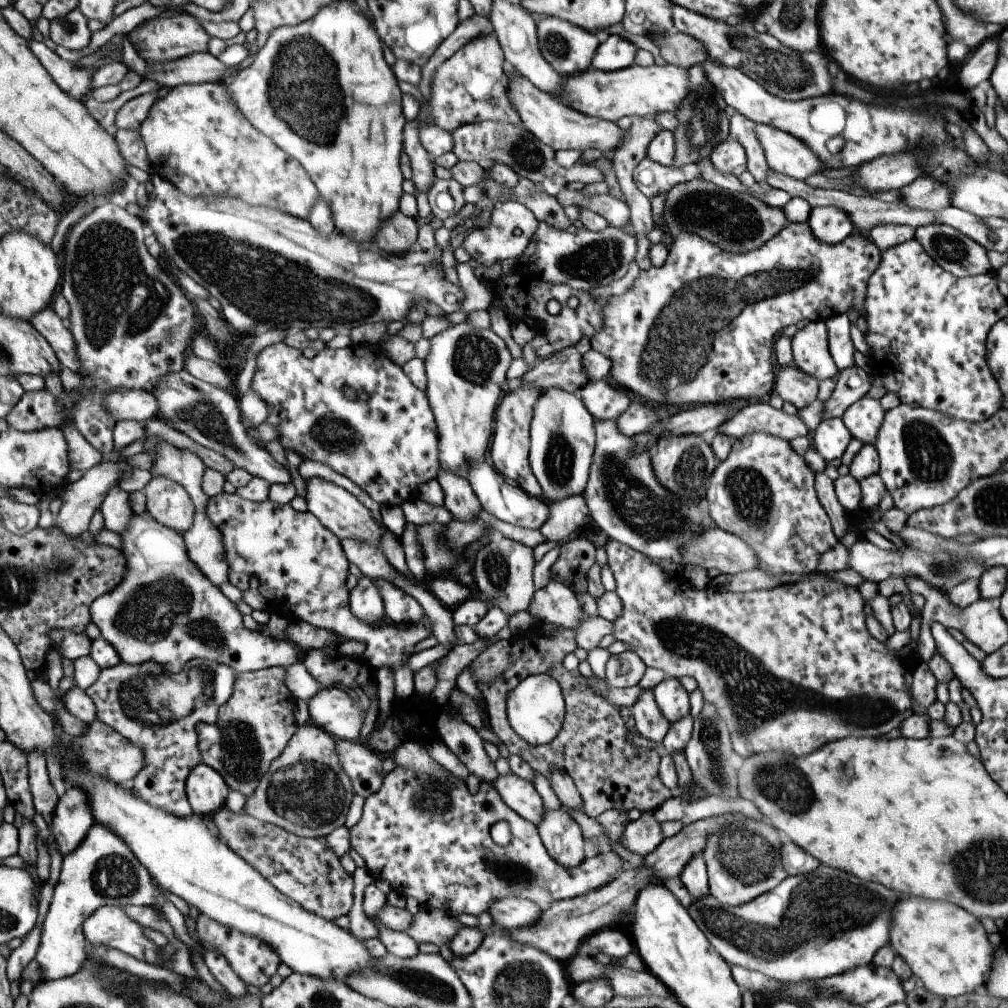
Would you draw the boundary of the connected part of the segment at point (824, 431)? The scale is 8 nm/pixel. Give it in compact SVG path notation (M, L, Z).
M837 417L821 420L812 435L814 450L824 462L839 459L852 438L843 421Z

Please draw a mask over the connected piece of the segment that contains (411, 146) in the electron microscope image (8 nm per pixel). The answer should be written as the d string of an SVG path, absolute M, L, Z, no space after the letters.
M418 120L407 121L404 128L404 152L409 155L413 167L413 178L411 179L417 190L425 193L438 180L436 176L436 163L424 148L420 139L420 126Z

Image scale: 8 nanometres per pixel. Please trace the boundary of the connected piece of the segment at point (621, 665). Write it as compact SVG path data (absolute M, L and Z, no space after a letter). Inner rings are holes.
M633 652L610 655L604 670L604 682L609 687L624 689L637 685L646 664Z

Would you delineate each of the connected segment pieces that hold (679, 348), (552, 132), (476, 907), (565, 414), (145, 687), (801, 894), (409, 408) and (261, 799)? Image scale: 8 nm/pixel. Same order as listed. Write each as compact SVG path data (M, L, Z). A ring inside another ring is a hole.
M787 223L773 238L763 243L755 250L740 254L730 255L721 251L718 246L707 242L701 237L682 233L677 235L668 250L665 262L660 267L649 267L646 271L639 271L635 282L625 294L613 295L607 298L602 312L602 329L597 331L589 341L590 348L606 356L610 362L608 379L617 387L633 394L653 400L665 406L679 406L679 404L708 405L725 402L725 400L753 400L761 398L772 391L776 365L773 360L773 344L785 326L795 324L798 320L809 322L823 321L835 315L847 312L848 308L855 306L862 316L862 302L864 301L866 284L869 276L877 268L880 261L880 250L867 238L857 234L849 235L845 241L836 245L823 245L811 233L807 223Z
M505 68L505 76L509 100L522 122L522 127L554 151L595 149L603 155L610 156L621 144L625 131L618 128L615 123L586 116L562 105L553 97L535 88L528 79L524 79L512 68Z
M395 767L387 776L384 778L384 783L382 784L381 790L366 798L366 803L364 806L364 813L359 824L356 824L351 831L351 840L352 840L352 848L356 850L356 852L363 858L364 864L374 878L374 880L387 880L391 886L391 890L397 892L397 894L403 896L403 898L407 898L407 896L413 896L419 902L420 906L425 906L429 909L439 909L447 911L449 915L453 916L461 916L463 912L465 914L472 914L473 916L477 916L481 912L485 912L489 905L492 904L493 901L497 899L508 897L511 895L512 897L517 897L520 899L527 899L533 902L535 906L538 906L540 910L548 909L549 906L552 905L552 902L561 899L578 897L588 892L597 890L599 887L606 885L613 877L617 876L621 871L625 870L626 865L624 864L621 857L619 857L615 852L608 851L606 853L593 853L588 854L582 861L579 866L576 866L572 869L566 869L562 866L559 866L556 862L553 862L553 859L547 854L545 847L542 845L540 841L539 835L536 832L536 826L533 826L530 822L527 822L524 818L521 818L520 815L516 813L512 808L507 806L504 800L500 797L500 794L497 794L497 791L493 788L493 786L479 783L479 790L477 794L469 794L466 789L465 781L462 779L457 779L454 774L451 774L453 778L453 784L455 788L449 788L437 780L435 780L427 773L418 773L411 769L406 769L403 767ZM433 783L436 787L441 787L445 789L452 796L452 806L446 813L432 813L427 811L424 807L420 806L420 798L424 797L425 793L428 793L428 784ZM498 820L505 820L507 824L509 824L511 838L507 845L499 846L493 842L491 837L489 837L489 827L494 822Z
M551 387L535 399L528 428L528 463L545 501L584 492L594 451L593 423L593 417L575 393Z
M202 658L189 661L179 675L169 673L164 665L153 661L140 665L128 665L121 661L117 666L101 671L98 681L86 691L94 700L98 719L144 750L147 765L130 783L137 797L181 818L192 817L196 813L191 806L186 784L193 769L204 762L199 748L198 725L200 722L218 721L221 707L234 695L238 674L230 666Z
M820 864L815 870L806 872L805 874L787 875L775 888L760 894L757 898L745 904L736 907L727 907L721 904L715 897L709 895L698 901L691 900L687 912L697 925L697 928L705 935L709 944L728 965L741 966L741 968L747 968L747 970L750 971L756 970L757 972L761 972L761 974L765 974L767 978L793 984L795 981L799 982L807 979L814 981L815 979L822 979L833 976L834 974L853 970L857 965L863 966L871 963L875 951L888 944L889 925L892 921L890 910L893 908L897 898L898 894L893 894L891 890L887 890L887 888L883 888L883 886L879 886L879 884L863 882L860 878L852 874L847 874L845 871Z
M287 343L272 344L262 350L256 357L256 369L251 388L267 403L269 407L269 416L267 422L274 426L280 433L282 448L293 453L299 453L305 460L315 460L326 464L335 472L349 478L362 490L369 494L381 506L384 505L402 505L407 500L415 497L418 486L437 479L442 468L440 463L440 430L436 421L436 415L432 409L432 403L426 391L421 390L405 374L402 366L399 366L393 359L387 356L381 345L377 346L349 346L344 349L332 349L325 346L319 353L312 358L307 358L302 350L297 347L289 346Z
M311 720L299 726L296 736L289 741L288 748L276 758L272 768L262 778L260 788L247 798L244 808L246 812L264 823L273 823L303 838L328 837L334 830L345 826L356 792L352 780L341 764L339 753L336 751L337 743L332 734Z

